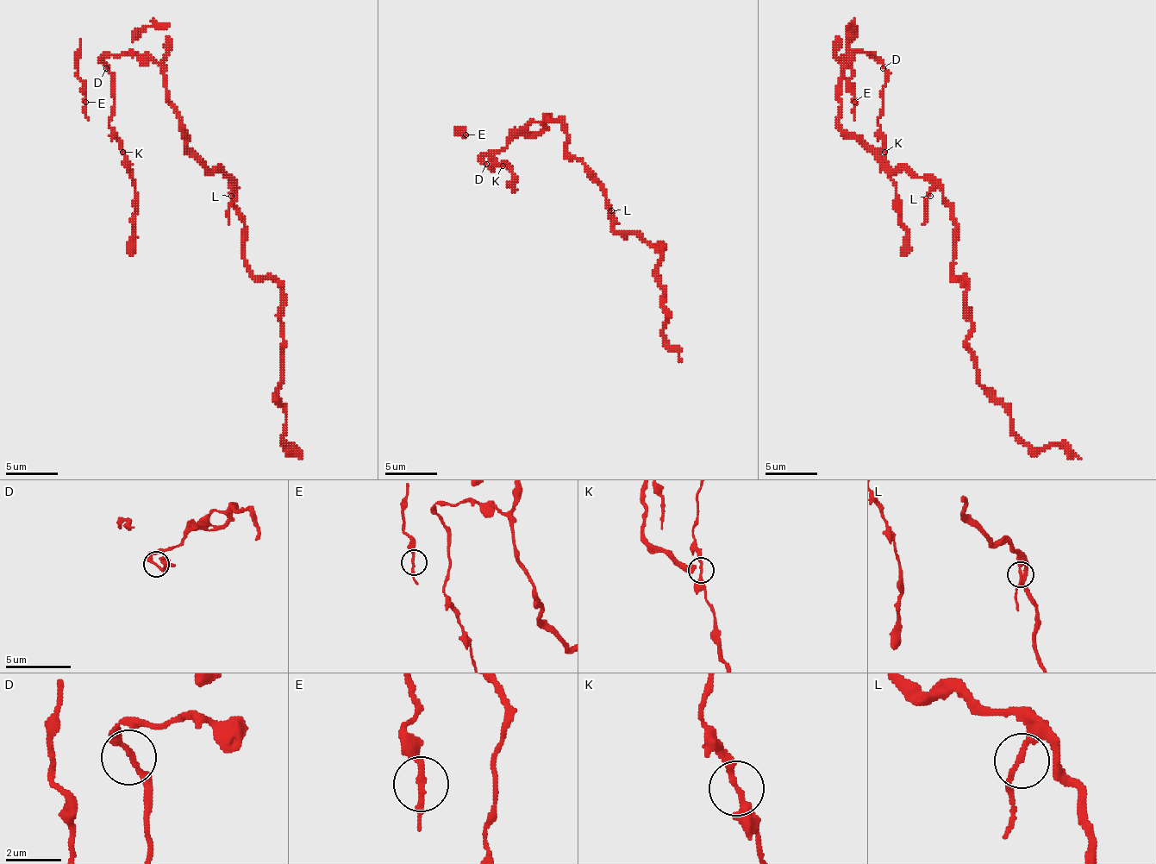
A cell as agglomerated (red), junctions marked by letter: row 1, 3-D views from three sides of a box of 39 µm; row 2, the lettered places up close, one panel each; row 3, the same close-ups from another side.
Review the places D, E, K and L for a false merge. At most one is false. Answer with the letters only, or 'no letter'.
no letter

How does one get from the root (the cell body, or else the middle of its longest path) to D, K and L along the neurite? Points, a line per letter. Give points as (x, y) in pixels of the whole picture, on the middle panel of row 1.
D: (590, 174), (566, 151), (566, 127), (559, 119), (528, 124), (504, 148), (489, 151), (484, 156), (486, 164)
K: (590, 174), (566, 151), (559, 119), (533, 122), (484, 156), (489, 166), (489, 159), (502, 166)
L: (590, 174), (603, 190), (606, 205), (611, 213), (611, 210)

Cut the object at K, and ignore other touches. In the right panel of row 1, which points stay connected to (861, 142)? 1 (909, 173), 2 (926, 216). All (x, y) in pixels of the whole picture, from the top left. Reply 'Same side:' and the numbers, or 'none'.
Same side: 1, 2

